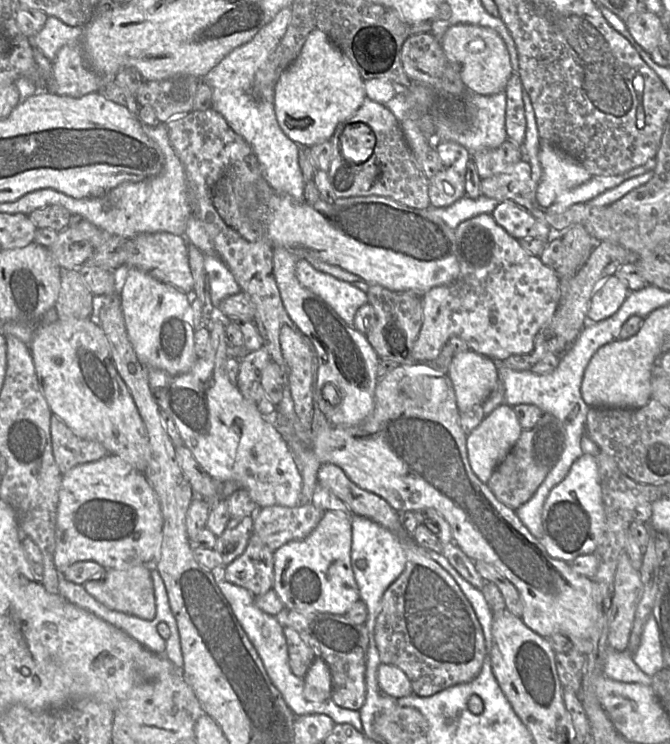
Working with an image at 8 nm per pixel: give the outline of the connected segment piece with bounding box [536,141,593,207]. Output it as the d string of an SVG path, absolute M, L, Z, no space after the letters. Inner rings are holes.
M543 141L539 150L542 175L536 199L541 207L549 206L561 193L590 180L593 176L574 157L550 141Z

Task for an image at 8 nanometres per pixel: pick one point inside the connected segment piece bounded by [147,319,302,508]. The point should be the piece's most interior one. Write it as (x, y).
(228, 436)

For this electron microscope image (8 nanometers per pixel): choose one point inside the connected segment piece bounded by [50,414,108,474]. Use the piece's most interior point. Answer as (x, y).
(69, 450)

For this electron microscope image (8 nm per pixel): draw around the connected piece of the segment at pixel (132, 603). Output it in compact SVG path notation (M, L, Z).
M152 564L136 565L125 570L106 569L100 579L89 580L82 586L92 597L106 607L152 621L156 615L155 594L151 578L152 569Z

